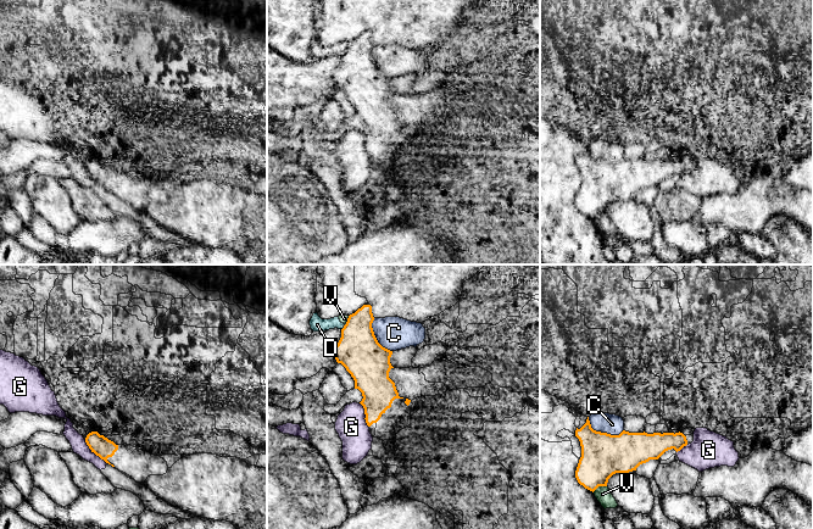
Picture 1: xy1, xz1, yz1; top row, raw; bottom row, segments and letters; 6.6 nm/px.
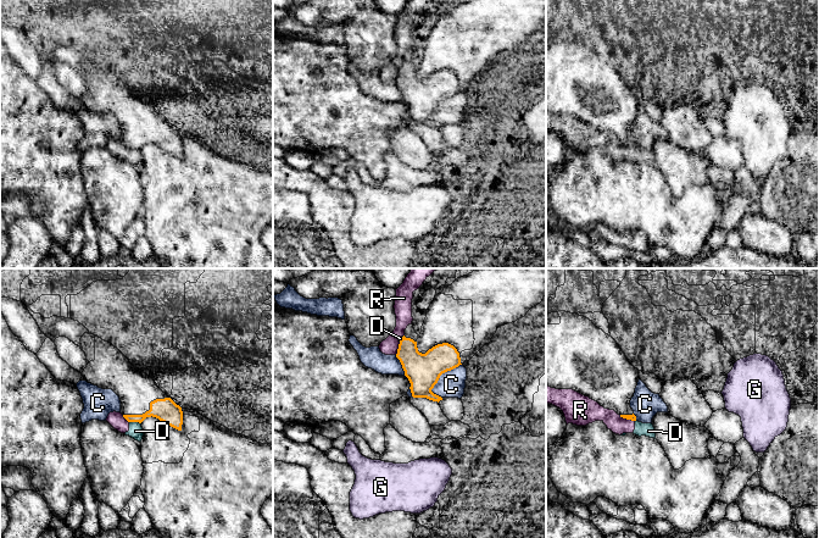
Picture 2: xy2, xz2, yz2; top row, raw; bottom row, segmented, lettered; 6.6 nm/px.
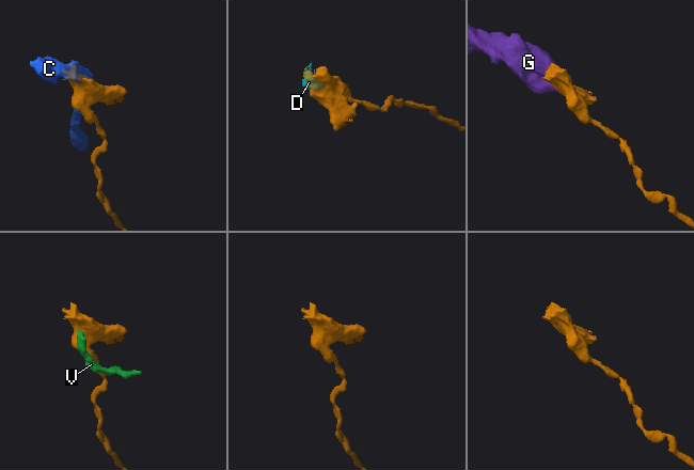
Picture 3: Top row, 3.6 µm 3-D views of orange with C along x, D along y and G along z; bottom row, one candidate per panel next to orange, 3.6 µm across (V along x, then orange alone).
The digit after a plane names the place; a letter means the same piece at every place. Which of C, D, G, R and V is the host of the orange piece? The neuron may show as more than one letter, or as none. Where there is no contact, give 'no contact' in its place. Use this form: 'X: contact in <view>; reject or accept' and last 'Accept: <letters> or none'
C: contact in xz2; reject
D: contact in xy2; reject
G: contact in xy1; reject
R: contact in xz2; reject
V: contact in yz1; reject
Accept: none

